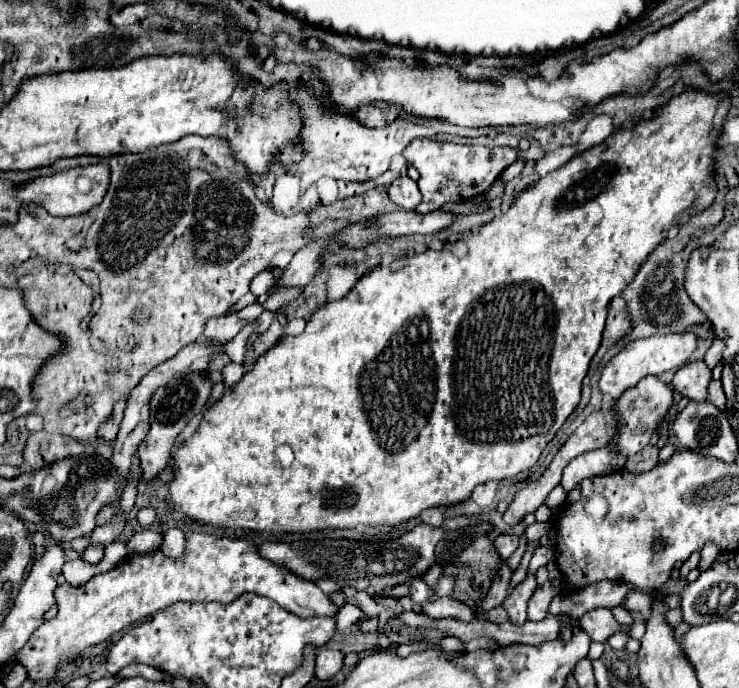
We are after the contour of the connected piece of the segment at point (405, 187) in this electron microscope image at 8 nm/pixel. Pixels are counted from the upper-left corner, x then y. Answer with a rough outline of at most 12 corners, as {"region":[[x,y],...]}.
{"region":[[399,176],[389,186],[389,198],[403,210],[421,202],[417,182]]}

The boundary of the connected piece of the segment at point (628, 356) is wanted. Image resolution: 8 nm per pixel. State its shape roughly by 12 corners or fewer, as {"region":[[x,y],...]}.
{"region":[[665,334],[627,344],[601,372],[617,400],[645,376],[687,364],[697,336]]}

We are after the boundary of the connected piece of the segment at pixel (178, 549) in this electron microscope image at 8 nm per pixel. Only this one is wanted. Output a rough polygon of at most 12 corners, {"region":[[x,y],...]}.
{"region":[[177,528],[163,534],[159,552],[181,560],[185,534]]}

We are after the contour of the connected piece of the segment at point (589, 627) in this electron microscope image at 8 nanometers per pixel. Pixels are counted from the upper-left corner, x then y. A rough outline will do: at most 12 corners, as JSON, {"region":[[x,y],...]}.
{"region":[[587,612],[579,624],[593,642],[621,630],[611,612]]}

